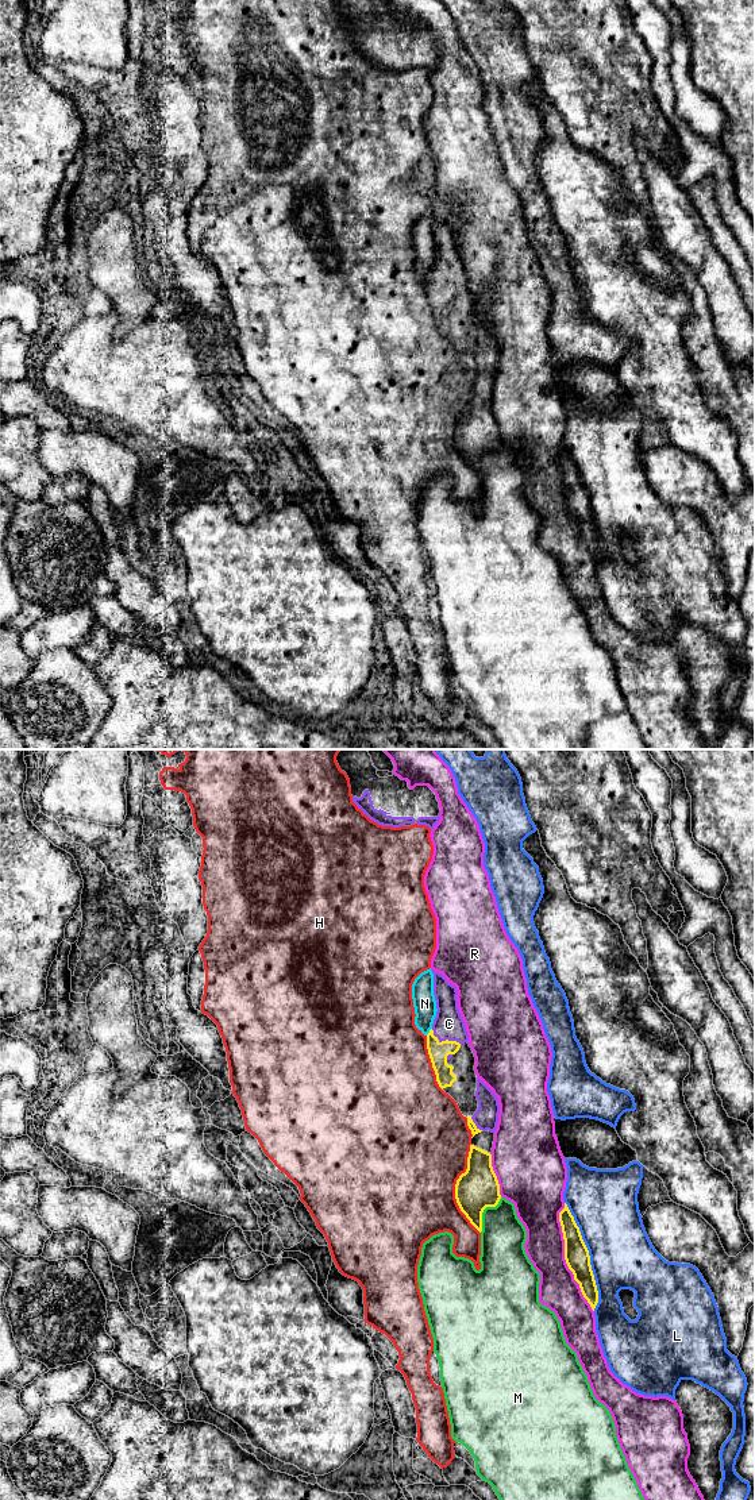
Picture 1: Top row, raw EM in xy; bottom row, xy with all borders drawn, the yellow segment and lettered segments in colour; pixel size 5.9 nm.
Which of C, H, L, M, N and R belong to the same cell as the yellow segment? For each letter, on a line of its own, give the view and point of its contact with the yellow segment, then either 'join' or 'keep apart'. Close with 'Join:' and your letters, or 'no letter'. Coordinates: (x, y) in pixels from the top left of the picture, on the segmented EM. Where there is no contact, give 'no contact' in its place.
C: contact xy (445, 1041); join
H: contact xy (455, 1188); keep apart
L: contact xy (589, 1256); keep apart
M: contact xy (482, 1211); keep apart
N: contact xy (430, 1032); keep apart
R: contact xy (565, 1257); keep apart
Join: C

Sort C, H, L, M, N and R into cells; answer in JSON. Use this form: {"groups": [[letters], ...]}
{"groups": [["C"], ["H"], ["L"], ["M"], ["N"], ["R"]]}

